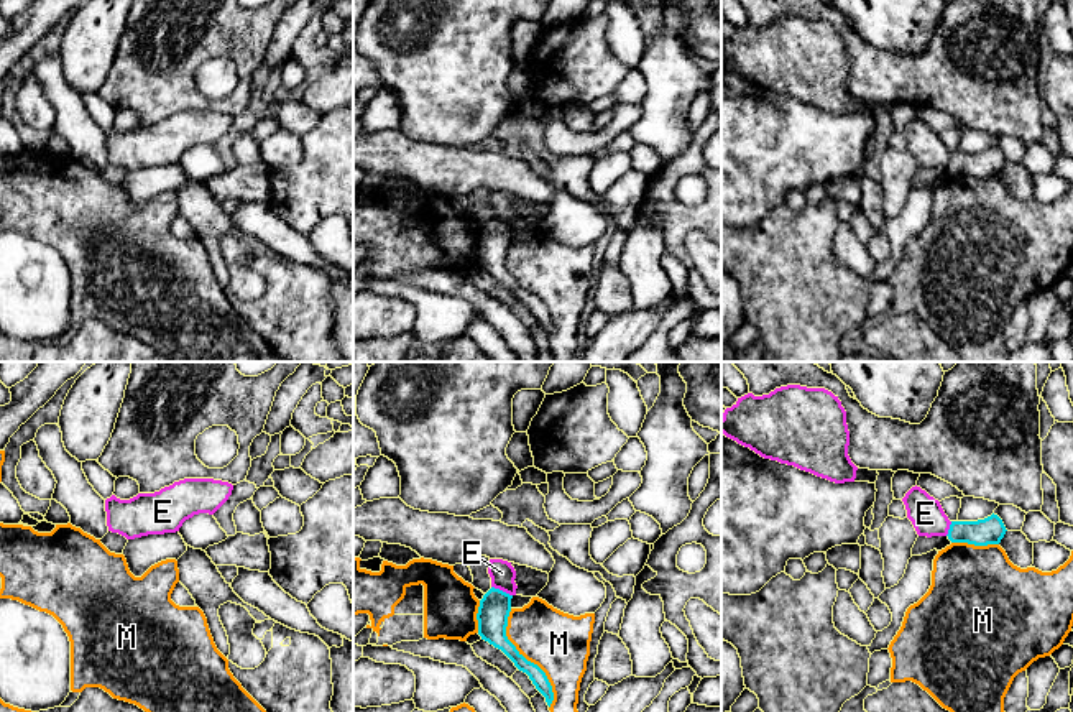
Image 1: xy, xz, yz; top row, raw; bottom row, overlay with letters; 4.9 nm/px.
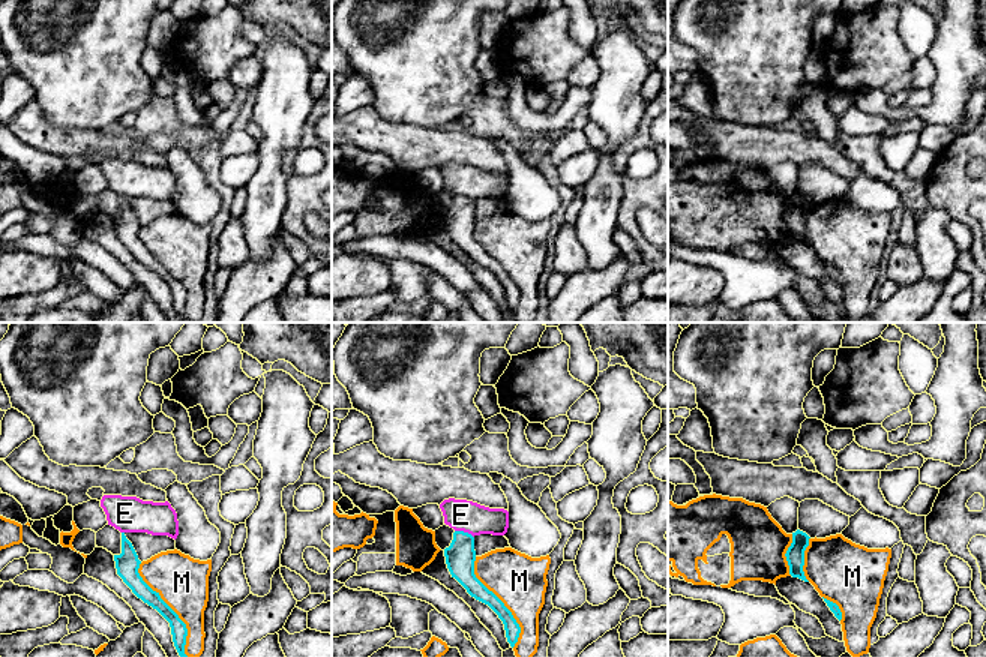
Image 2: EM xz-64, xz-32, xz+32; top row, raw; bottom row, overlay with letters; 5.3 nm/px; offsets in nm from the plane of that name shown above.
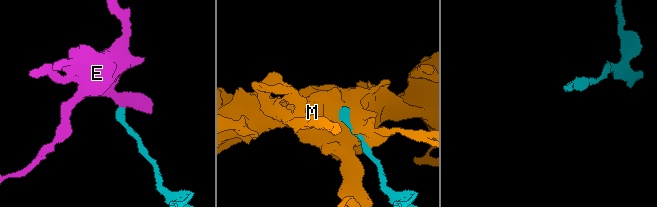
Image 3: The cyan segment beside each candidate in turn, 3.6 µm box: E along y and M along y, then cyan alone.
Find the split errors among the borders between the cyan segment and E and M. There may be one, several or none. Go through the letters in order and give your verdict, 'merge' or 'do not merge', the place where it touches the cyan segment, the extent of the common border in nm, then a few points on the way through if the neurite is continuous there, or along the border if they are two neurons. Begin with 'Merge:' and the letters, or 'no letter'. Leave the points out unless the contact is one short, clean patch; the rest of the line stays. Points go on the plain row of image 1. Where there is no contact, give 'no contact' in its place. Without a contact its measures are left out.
Merge: no letter
E: do not merge | xz (501, 222) | 120 nm | along xz (492, 217), (511, 227)
M: do not merge | xz (526, 291) | 500 nm

